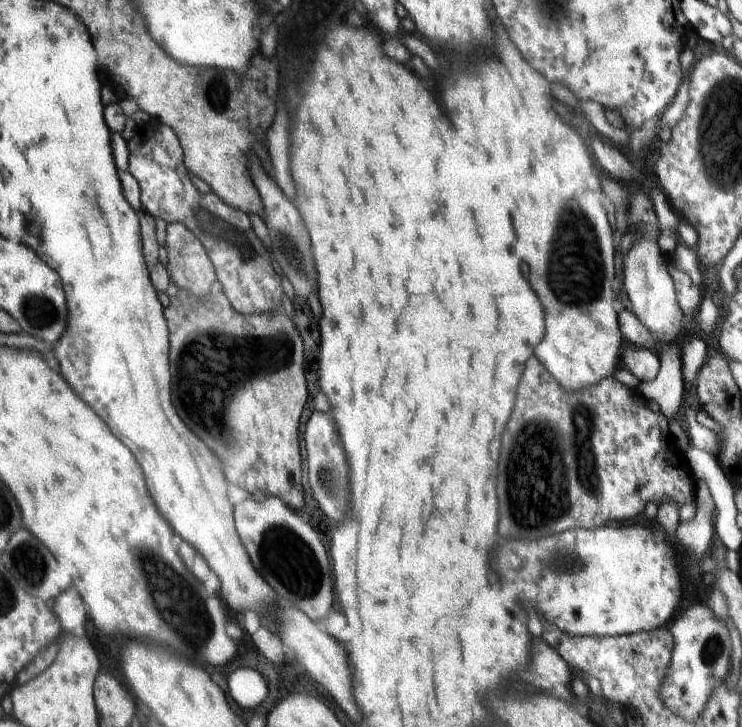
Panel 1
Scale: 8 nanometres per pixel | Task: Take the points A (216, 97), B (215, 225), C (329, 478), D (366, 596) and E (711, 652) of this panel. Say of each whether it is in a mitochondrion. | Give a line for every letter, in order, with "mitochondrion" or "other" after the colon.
A: mitochondrion
B: mitochondrion
C: mitochondrion
D: other
E: mitochondrion

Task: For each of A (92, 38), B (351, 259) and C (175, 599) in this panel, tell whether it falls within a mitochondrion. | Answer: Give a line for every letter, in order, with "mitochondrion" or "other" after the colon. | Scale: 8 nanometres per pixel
A: other
B: other
C: mitochondrion

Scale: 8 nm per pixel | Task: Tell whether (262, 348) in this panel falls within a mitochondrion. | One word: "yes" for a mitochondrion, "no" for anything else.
yes

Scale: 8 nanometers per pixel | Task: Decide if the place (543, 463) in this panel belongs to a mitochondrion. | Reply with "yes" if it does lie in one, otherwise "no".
yes

